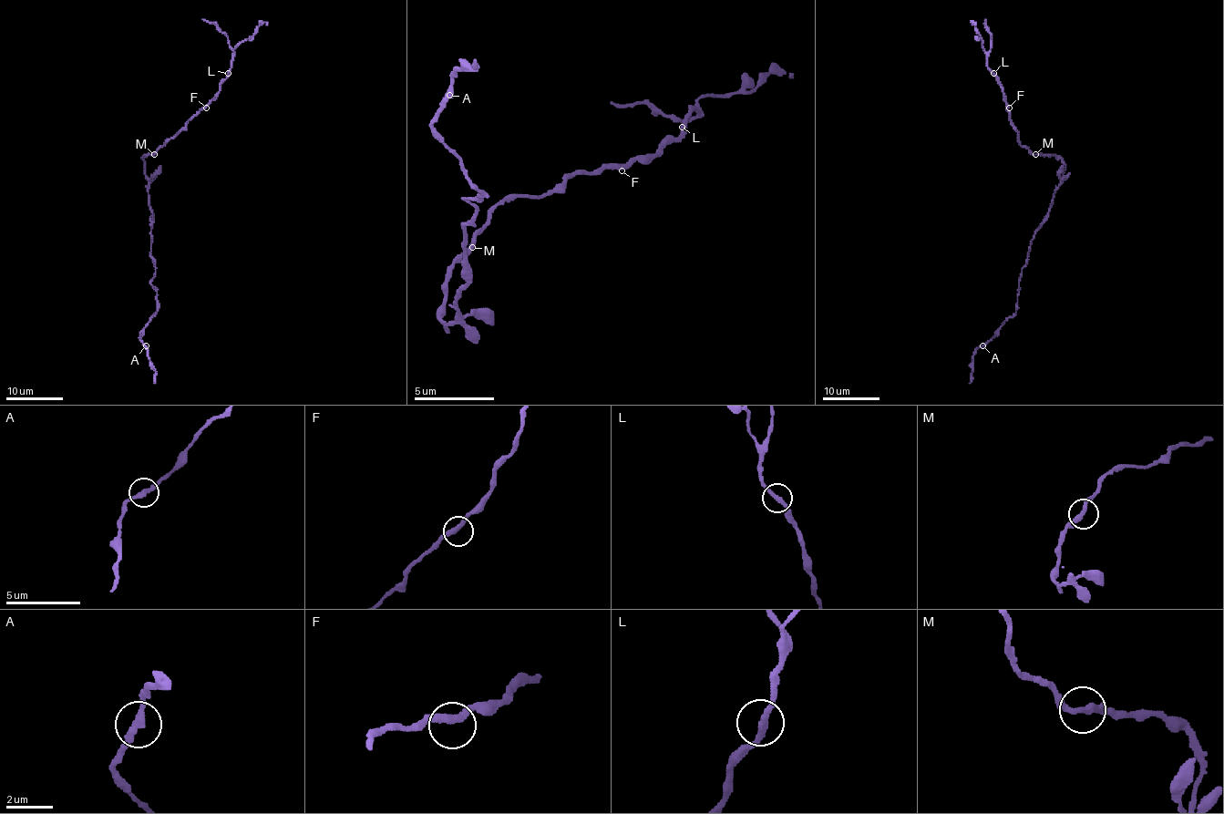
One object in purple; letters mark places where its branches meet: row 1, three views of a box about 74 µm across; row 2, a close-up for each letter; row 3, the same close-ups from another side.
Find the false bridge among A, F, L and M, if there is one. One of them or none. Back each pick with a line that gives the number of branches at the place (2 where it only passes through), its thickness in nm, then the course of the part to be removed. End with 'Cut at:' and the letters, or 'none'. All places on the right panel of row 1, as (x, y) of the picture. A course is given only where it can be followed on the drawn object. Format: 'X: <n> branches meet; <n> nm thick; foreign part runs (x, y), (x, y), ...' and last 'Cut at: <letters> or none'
Cut at: none

